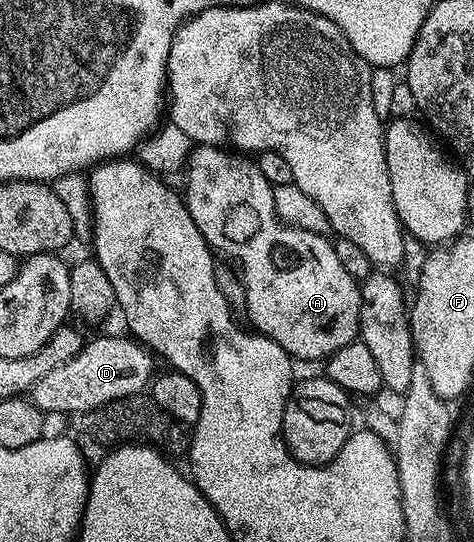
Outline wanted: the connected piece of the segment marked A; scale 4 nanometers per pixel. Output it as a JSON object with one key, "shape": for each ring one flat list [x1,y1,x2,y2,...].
{"shape":[[200,144,191,149,186,174,185,199,193,222,197,222,197,230,201,230,211,249,220,257,236,260,243,271,243,300,247,303,248,318,255,323,254,331,277,342,296,361,326,361,341,346,349,346,349,342,356,340,363,305,360,281,354,280,349,270,341,266,334,243,327,241,326,235,295,228,280,220,275,213,275,189,250,155,223,146]]}

